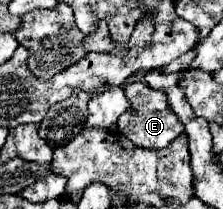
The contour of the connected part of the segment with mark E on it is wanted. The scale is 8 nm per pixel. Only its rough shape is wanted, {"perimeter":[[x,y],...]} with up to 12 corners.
{"perimeter":[[126,83],[130,109],[118,131],[144,149],[164,149],[182,133],[166,95]]}

